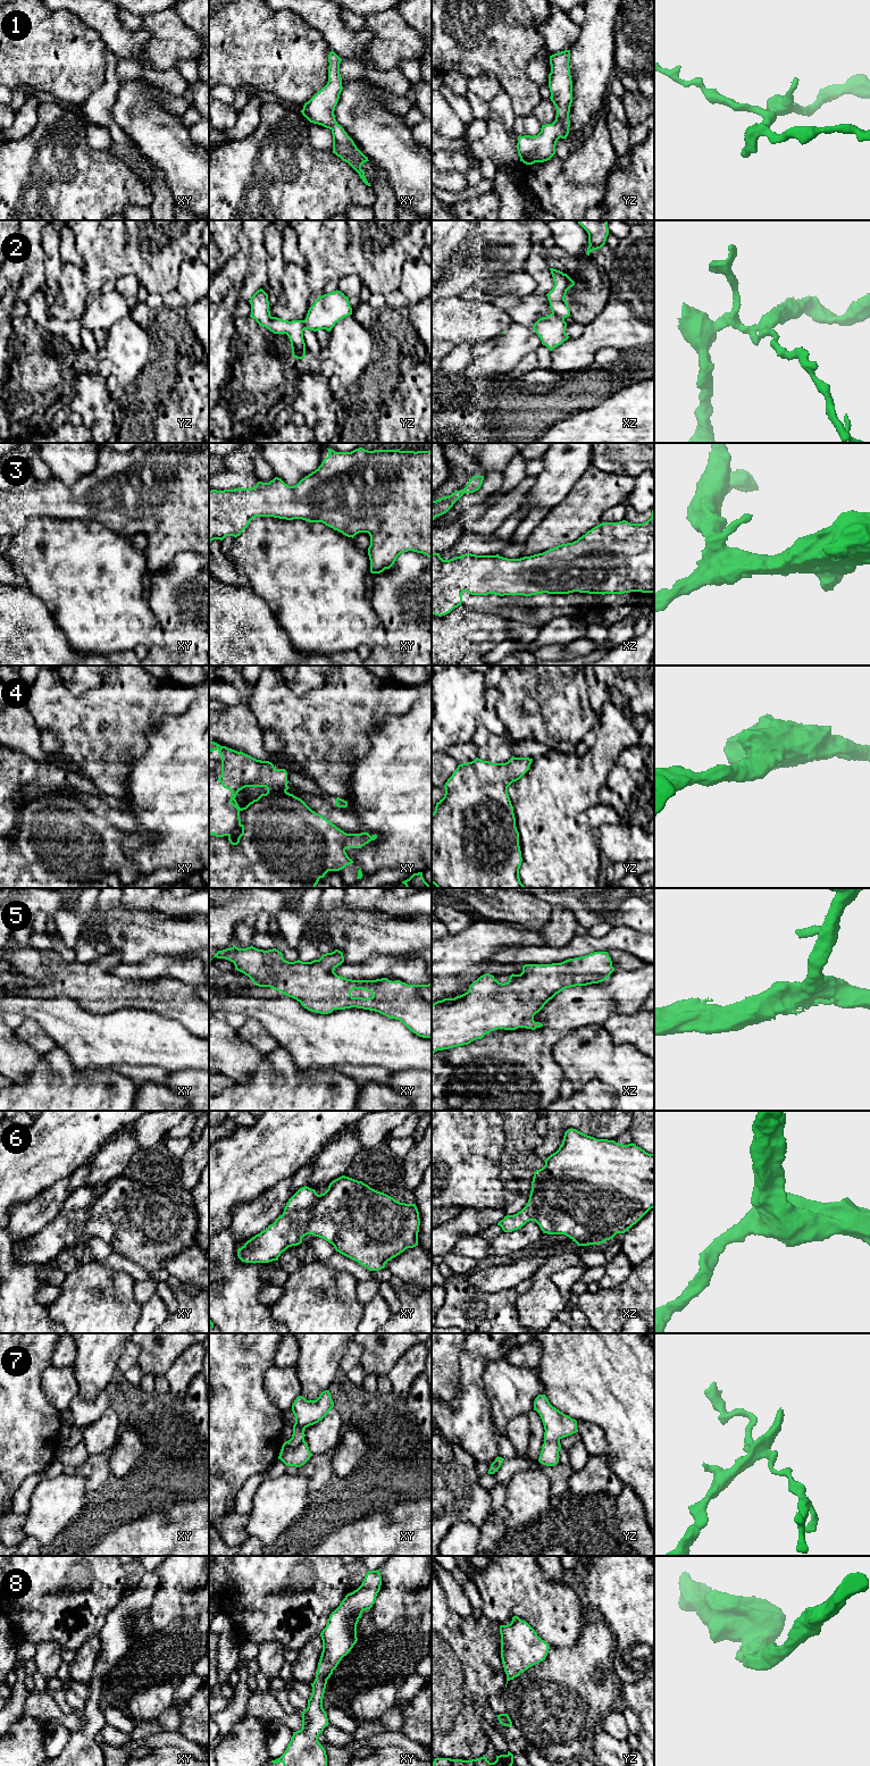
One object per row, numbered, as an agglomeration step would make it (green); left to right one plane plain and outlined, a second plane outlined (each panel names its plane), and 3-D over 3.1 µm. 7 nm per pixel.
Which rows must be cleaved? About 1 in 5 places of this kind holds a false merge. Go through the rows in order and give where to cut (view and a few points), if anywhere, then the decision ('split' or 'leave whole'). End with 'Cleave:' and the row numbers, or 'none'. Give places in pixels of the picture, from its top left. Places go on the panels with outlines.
1: no cut; leave whole
2: cut in xz along (552, 312), (563, 319); split
3: no cut; leave whole
4: no cut; leave whole
5: no cut; leave whole
6: no cut; leave whole
7: cut in xy along (303, 1440), (295, 1447), (282, 1448); split
8: no cut; leave whole
Cleave: 2, 7

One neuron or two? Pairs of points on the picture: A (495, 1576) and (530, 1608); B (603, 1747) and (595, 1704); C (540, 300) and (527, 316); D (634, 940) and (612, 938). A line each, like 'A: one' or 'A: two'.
A: one
B: two
C: one
D: one

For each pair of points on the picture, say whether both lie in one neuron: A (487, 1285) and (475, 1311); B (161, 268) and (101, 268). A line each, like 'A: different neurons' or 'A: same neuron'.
A: different neurons
B: same neuron

